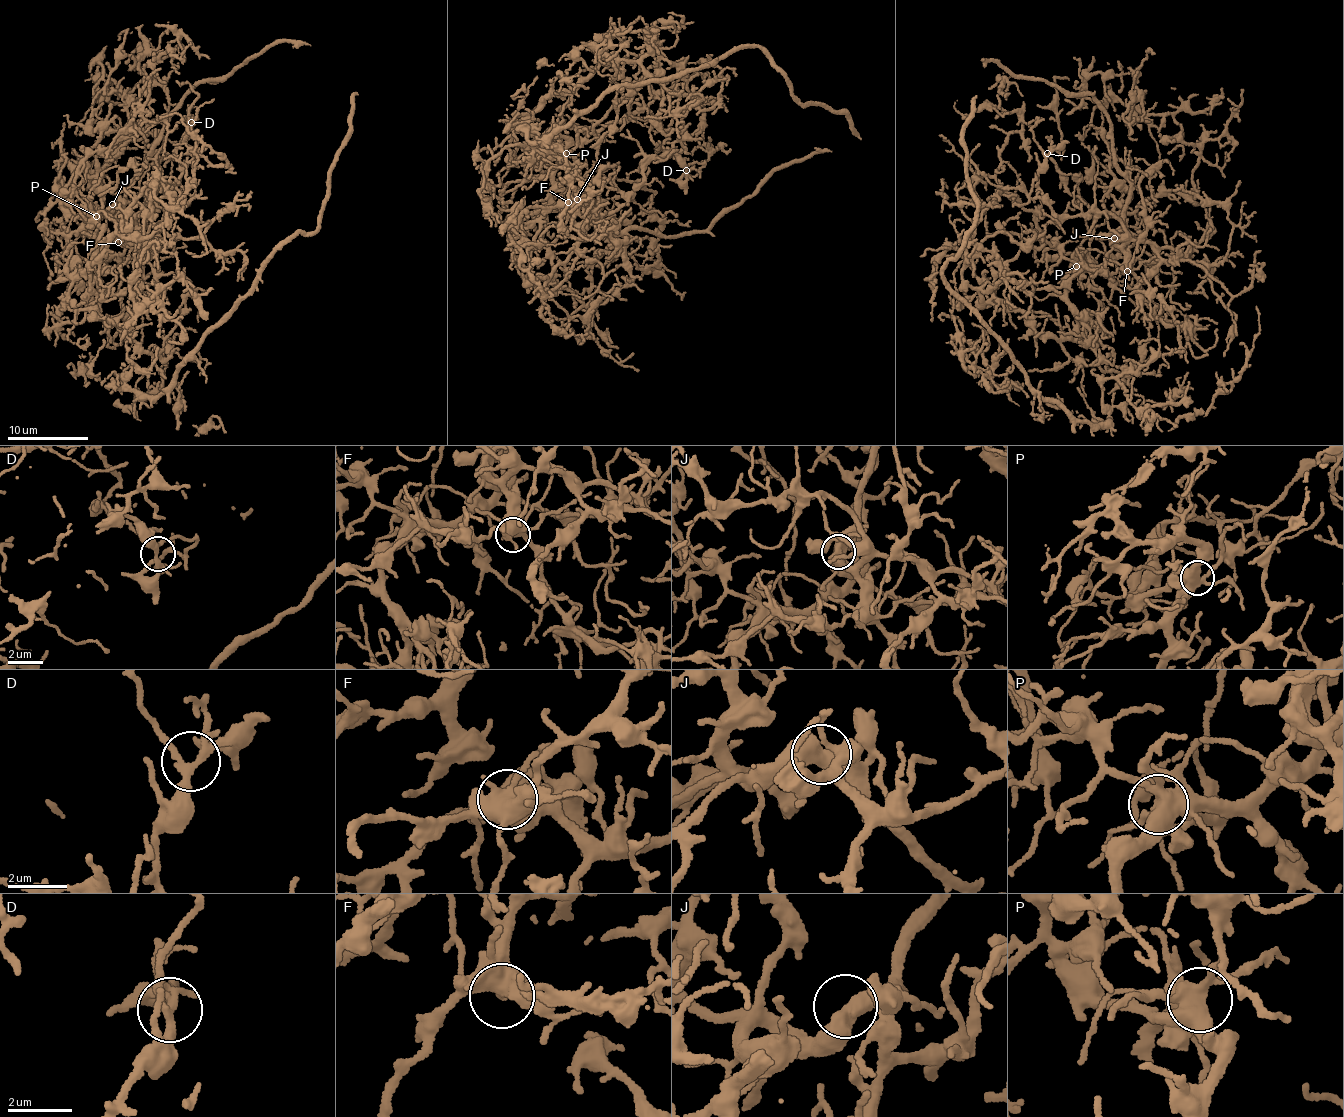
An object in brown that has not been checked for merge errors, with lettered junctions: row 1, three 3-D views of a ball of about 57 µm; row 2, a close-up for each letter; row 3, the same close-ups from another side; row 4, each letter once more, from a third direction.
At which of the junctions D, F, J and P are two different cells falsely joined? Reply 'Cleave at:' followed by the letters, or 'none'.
Cleave at: none

